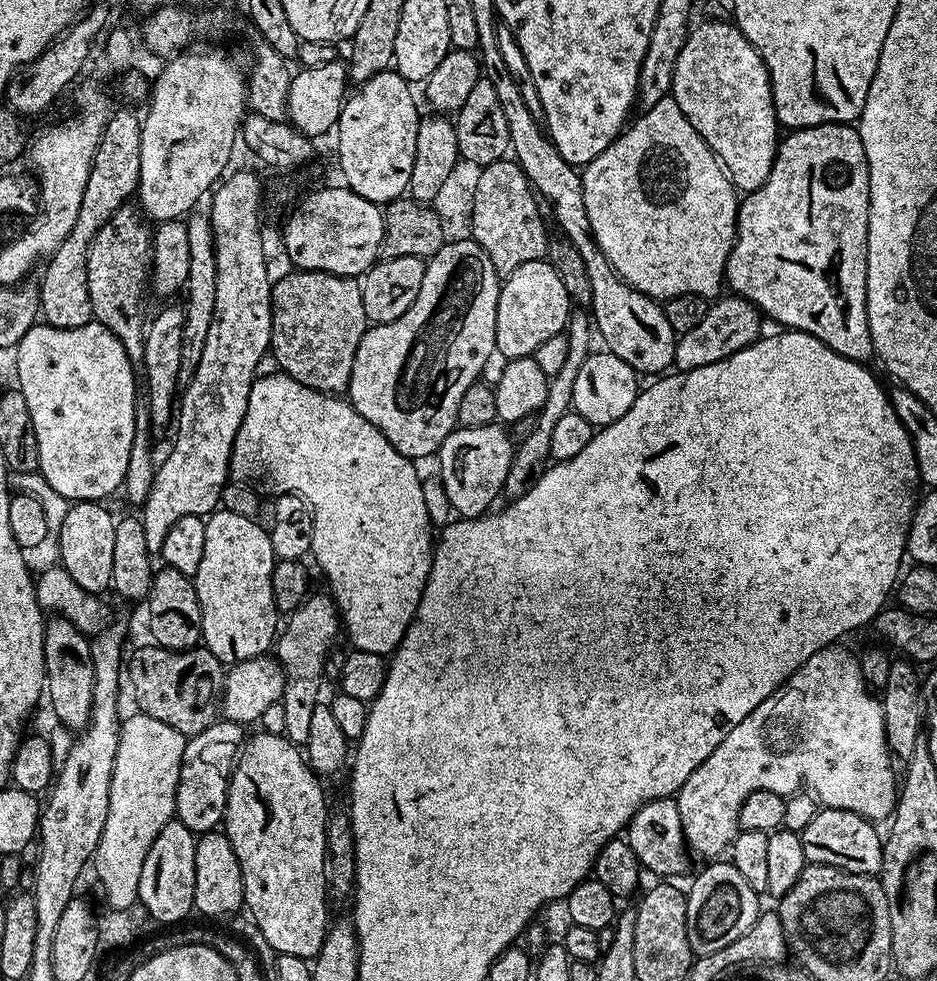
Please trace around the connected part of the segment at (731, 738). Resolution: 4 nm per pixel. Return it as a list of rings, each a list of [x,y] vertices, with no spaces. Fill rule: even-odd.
[[[844,646],[823,648],[812,655],[781,688],[774,690],[774,694],[770,694],[770,698],[766,698],[766,702],[762,702],[762,706],[758,706],[749,716],[742,718],[742,722],[738,722],[738,726],[734,726],[734,730],[730,730],[730,734],[726,734],[726,738],[722,738],[722,742],[718,742],[718,750],[714,750],[714,754],[710,754],[710,758],[706,758],[706,762],[702,762],[702,766],[698,766],[698,770],[694,770],[694,774],[690,774],[690,778],[686,778],[686,782],[680,787],[674,799],[678,806],[678,814],[682,816],[684,842],[695,855],[697,852],[700,856],[716,858],[719,857],[716,856],[719,852],[727,853],[729,851],[732,839],[740,831],[738,810],[742,810],[742,802],[746,802],[746,798],[750,798],[750,794],[754,794],[754,790],[770,790],[774,794],[785,798],[794,795],[796,792],[811,792],[823,807],[850,810],[854,814],[873,822],[887,821],[895,812],[898,795],[898,772],[897,769],[896,772],[892,769],[894,757],[888,751],[884,711],[879,699],[874,695],[873,689],[869,688],[862,678],[859,659],[855,655],[851,656],[846,649],[840,647]]]

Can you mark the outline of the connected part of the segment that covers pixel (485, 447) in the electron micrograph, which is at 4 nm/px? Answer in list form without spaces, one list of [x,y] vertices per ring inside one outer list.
[[[499,423],[473,428],[457,426],[448,435],[446,442],[442,442],[438,453],[438,479],[442,482],[446,498],[450,498],[450,506],[457,517],[483,516],[495,505],[492,503],[496,499],[501,499],[513,451],[509,429]]]

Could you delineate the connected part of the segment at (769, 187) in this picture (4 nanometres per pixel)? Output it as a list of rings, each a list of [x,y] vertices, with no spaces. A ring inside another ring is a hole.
[[[819,124],[813,128],[789,131],[787,135],[785,140],[783,137],[779,141],[770,178],[766,178],[766,182],[762,182],[758,190],[747,193],[739,201],[736,213],[736,241],[730,250],[730,258],[724,271],[727,287],[732,287],[729,289],[735,295],[741,296],[743,300],[749,300],[767,319],[769,316],[770,319],[777,320],[785,329],[810,334],[826,346],[830,346],[830,350],[851,360],[871,361],[874,349],[866,306],[866,270],[868,269],[868,215],[872,203],[870,202],[870,170],[866,162],[866,150],[862,150],[862,138],[852,124]]]

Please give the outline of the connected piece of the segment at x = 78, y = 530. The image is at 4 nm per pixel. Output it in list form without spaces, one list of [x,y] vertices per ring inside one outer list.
[[[81,500],[73,503],[66,514],[66,522],[62,522],[62,530],[58,533],[60,540],[59,563],[82,586],[82,590],[104,594],[109,591],[114,570],[114,530],[117,517],[111,516],[104,509],[103,503],[95,500]]]

